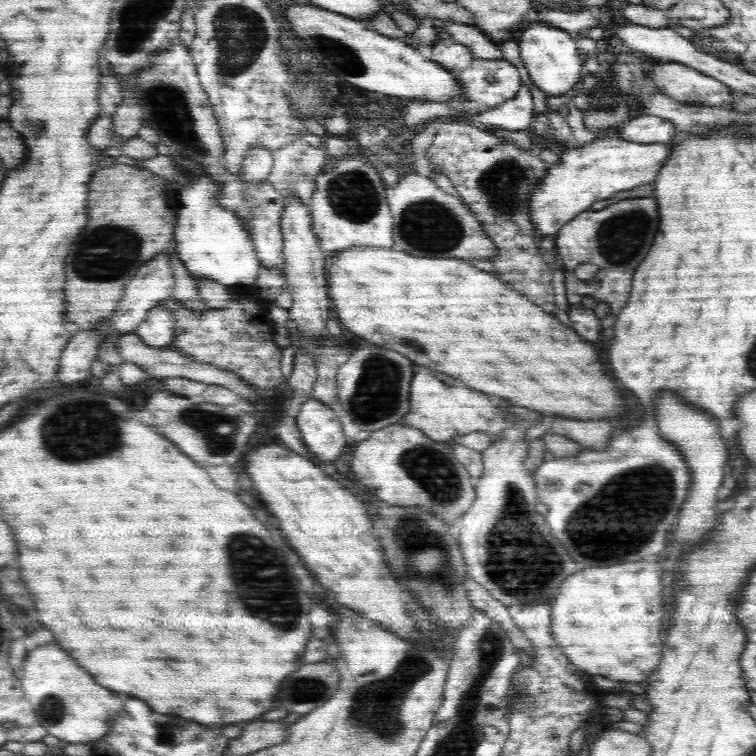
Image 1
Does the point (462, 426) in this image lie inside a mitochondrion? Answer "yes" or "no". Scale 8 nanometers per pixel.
no

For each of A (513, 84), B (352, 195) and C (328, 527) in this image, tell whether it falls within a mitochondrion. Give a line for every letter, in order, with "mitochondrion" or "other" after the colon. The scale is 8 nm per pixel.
A: other
B: mitochondrion
C: other

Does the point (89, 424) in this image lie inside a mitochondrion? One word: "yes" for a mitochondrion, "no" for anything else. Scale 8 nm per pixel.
yes

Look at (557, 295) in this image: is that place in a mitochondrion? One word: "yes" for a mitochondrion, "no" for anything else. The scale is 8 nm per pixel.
no

